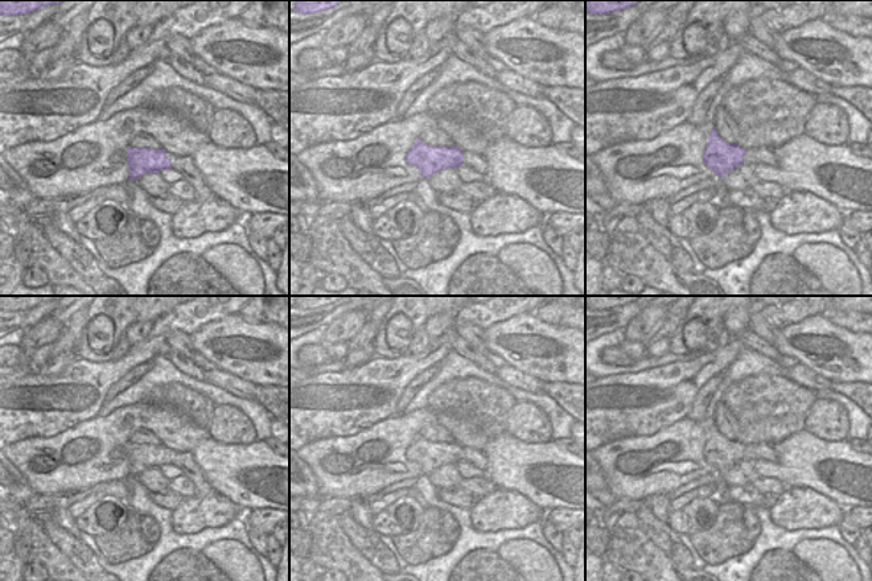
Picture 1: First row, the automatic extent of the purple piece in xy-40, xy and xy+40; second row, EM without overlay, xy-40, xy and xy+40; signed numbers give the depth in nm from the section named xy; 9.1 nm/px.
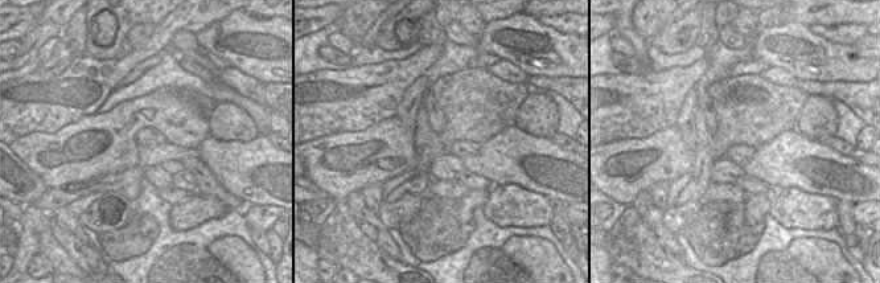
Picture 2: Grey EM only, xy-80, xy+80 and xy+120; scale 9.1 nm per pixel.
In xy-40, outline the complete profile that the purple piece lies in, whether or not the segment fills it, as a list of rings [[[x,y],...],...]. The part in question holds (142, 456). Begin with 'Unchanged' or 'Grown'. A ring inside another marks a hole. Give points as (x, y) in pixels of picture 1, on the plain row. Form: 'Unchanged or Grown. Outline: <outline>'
Unchanged. Outline: [[[127,444],[127,458],[129,461],[129,475],[136,477],[147,469],[159,469],[163,465],[172,465],[172,457],[166,446],[152,444]]]

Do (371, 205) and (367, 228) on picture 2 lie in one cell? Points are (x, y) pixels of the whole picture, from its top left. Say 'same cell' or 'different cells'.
different cells

